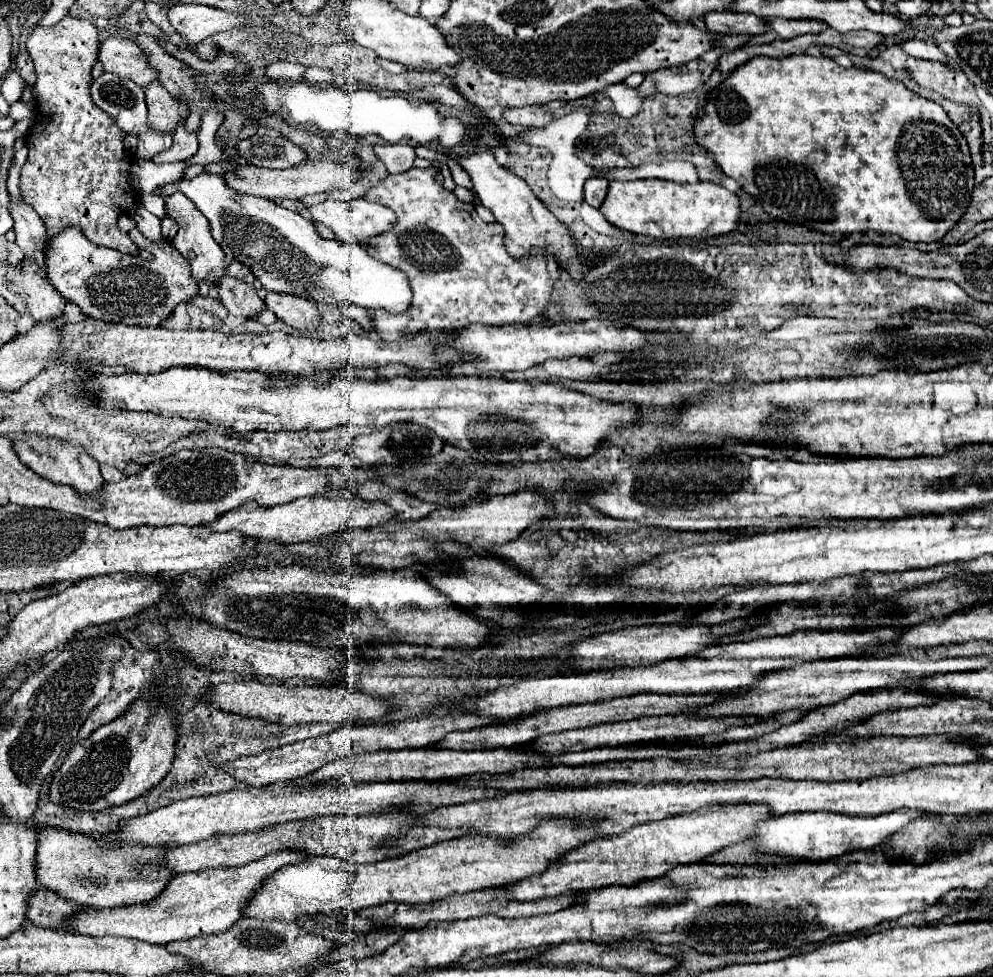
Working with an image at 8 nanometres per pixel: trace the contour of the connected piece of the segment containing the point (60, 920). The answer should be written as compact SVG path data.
M41 889L39 893L35 893L35 895L29 899L27 919L29 919L33 925L57 929L57 927L63 927L65 919L73 917L77 909L79 909L79 905L69 903L67 899L59 897L55 891Z

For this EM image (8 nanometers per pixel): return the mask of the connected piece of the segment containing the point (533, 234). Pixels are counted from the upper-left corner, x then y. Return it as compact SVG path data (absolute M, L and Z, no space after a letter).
M473 151L473 153L445 153L445 155L469 173L473 191L477 193L479 201L487 209L491 209L491 213L495 215L495 221L505 227L505 247L507 247L509 255L525 255L525 253L535 253L535 251L545 253L547 251L547 253L555 255L555 259L575 277L579 277L587 269L585 261L581 261L575 253L569 229L565 229L553 217L553 213L533 195L533 191L529 189L525 179L521 179L507 167L501 167L495 161L493 153Z

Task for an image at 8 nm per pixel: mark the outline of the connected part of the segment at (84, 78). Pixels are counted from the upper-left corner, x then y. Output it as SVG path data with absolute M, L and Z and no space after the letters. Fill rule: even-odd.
M67 15L53 27L35 27L33 35L27 39L27 51L35 63L35 73L37 73L35 93L39 95L37 99L39 119L35 119L37 125L33 125L27 135L29 157L21 169L23 199L31 203L37 215L43 219L47 227L47 235L59 233L65 225L75 225L83 231L83 235L91 243L117 249L121 253L137 255L139 253L137 245L131 241L129 235L121 233L117 227L117 217L121 213L127 213L127 209L133 207L135 199L139 197L139 193L133 191L127 183L131 159L129 155L125 157L125 149L123 149L125 133L121 133L115 121L91 101L91 93L89 93L91 69L97 61L97 51L99 51L99 31L95 23L77 15Z

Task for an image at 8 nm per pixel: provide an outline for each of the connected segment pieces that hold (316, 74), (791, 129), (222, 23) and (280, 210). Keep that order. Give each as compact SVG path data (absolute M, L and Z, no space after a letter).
M309 67L303 79L309 79L311 83L319 83L319 81L331 81L331 75L327 75L329 71L319 69L319 67Z
M791 55L783 59L773 59L773 57L755 57L751 63L745 63L731 71L731 75L719 83L717 89L709 95L709 103L705 105L705 113L697 119L695 123L695 141L701 149L707 149L715 163L721 167L721 171L727 177L733 177L739 187L749 193L765 213L771 217L807 227L813 231L821 231L827 235L849 235L849 233L867 233L867 231L877 231L877 233L887 233L887 235L899 235L901 239L913 241L913 243L935 243L941 241L947 231L951 231L961 215L965 215L971 195L973 195L973 163L971 163L971 153L965 137L961 131L951 123L949 115L945 109L921 97L919 93L907 89L901 81L889 79L883 73L869 71L869 69L857 69L849 67L843 69L829 57L815 57L815 55Z
M175 5L167 15L169 23L175 27L187 47L197 45L213 33L245 25L245 19L241 15L231 15L207 5Z
M201 173L193 179L183 179L179 191L207 217L211 235L223 247L225 255L245 263L263 289L301 295L317 303L355 303L367 309L381 307L389 313L403 313L411 303L409 281L399 269L369 257L361 245L319 237L311 219L275 201L237 193L223 175Z

